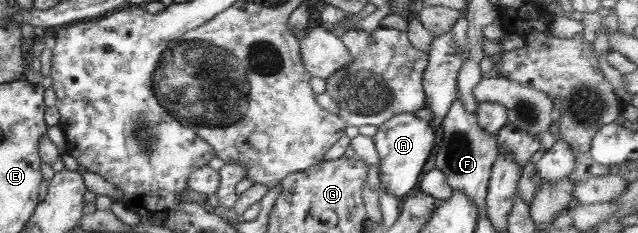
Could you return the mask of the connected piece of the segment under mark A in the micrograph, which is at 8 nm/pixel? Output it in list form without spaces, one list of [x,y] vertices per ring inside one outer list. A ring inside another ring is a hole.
[[[414,113],[396,114],[384,122],[373,137],[380,158],[380,186],[396,198],[409,195],[416,188],[424,165],[430,158],[436,142],[436,131],[429,122],[420,120]]]

